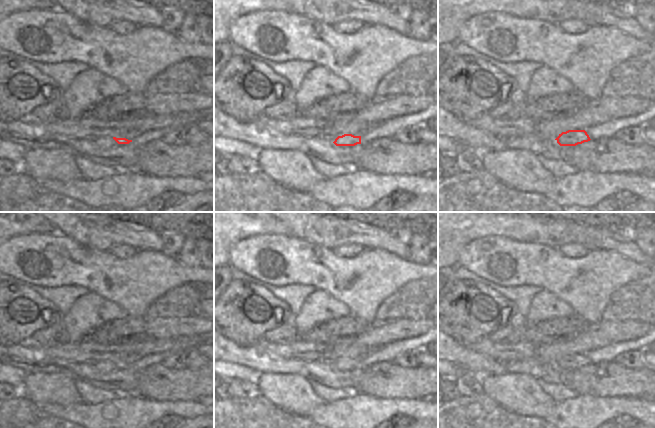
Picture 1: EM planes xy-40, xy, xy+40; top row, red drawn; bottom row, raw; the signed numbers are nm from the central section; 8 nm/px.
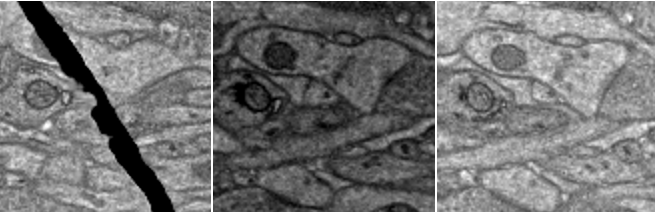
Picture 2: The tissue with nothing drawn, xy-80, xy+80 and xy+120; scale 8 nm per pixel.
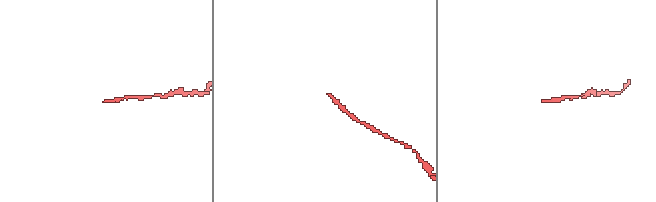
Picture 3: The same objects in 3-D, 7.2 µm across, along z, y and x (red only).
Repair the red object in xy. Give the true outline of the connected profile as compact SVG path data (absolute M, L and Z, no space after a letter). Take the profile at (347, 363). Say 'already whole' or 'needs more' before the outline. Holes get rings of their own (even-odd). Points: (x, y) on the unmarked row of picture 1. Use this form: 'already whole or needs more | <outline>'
already whole | M344 358L342 360L338 360L333 367L336 370L355 370L357 368L361 368L361 360Z

